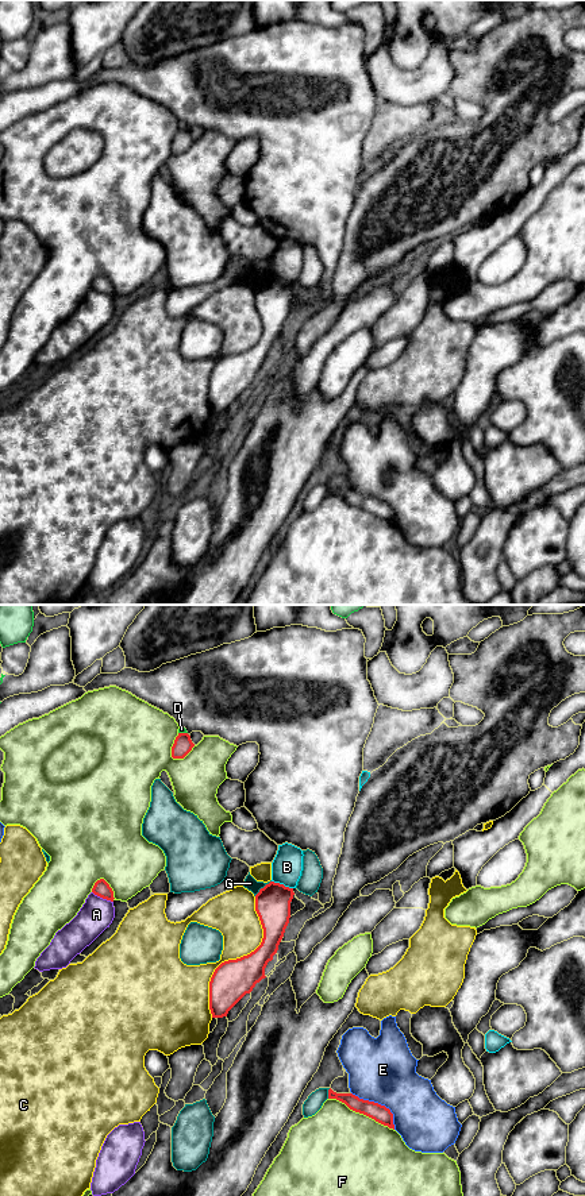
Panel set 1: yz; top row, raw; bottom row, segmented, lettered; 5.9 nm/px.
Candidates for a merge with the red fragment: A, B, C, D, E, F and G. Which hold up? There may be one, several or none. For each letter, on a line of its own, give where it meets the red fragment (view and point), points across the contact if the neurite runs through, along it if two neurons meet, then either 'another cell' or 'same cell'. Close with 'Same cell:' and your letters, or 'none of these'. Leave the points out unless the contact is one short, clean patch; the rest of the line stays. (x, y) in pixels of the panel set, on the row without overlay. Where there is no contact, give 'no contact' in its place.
A: contact yz (103, 293); another cell
B: contact yz (283, 280); border yz (272, 276), (292, 284); another cell
C: contact yz (237, 354); another cell
D: contact yz (183, 128); another cell
E: contact yz (380, 500); another cell
F: contact yz (361, 508); another cell
G: contact yz (264, 282); another cell
Same cell: none of these

